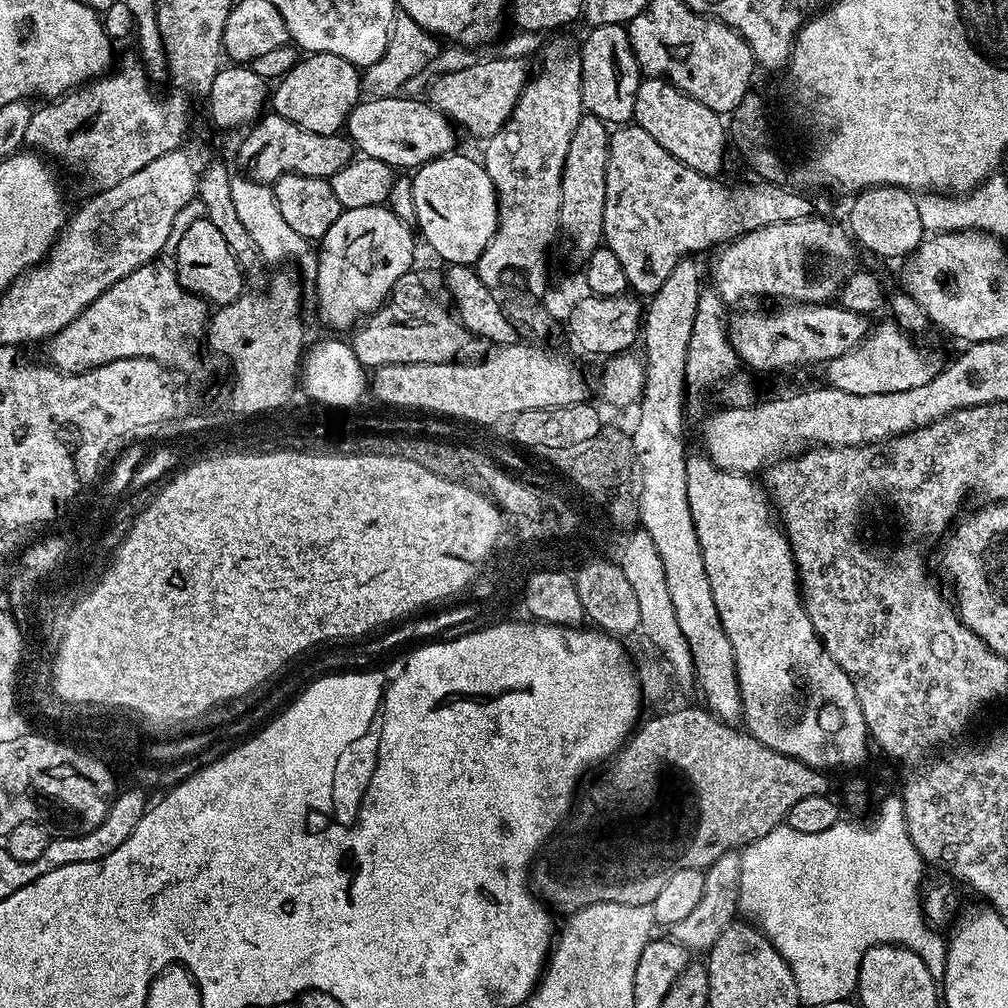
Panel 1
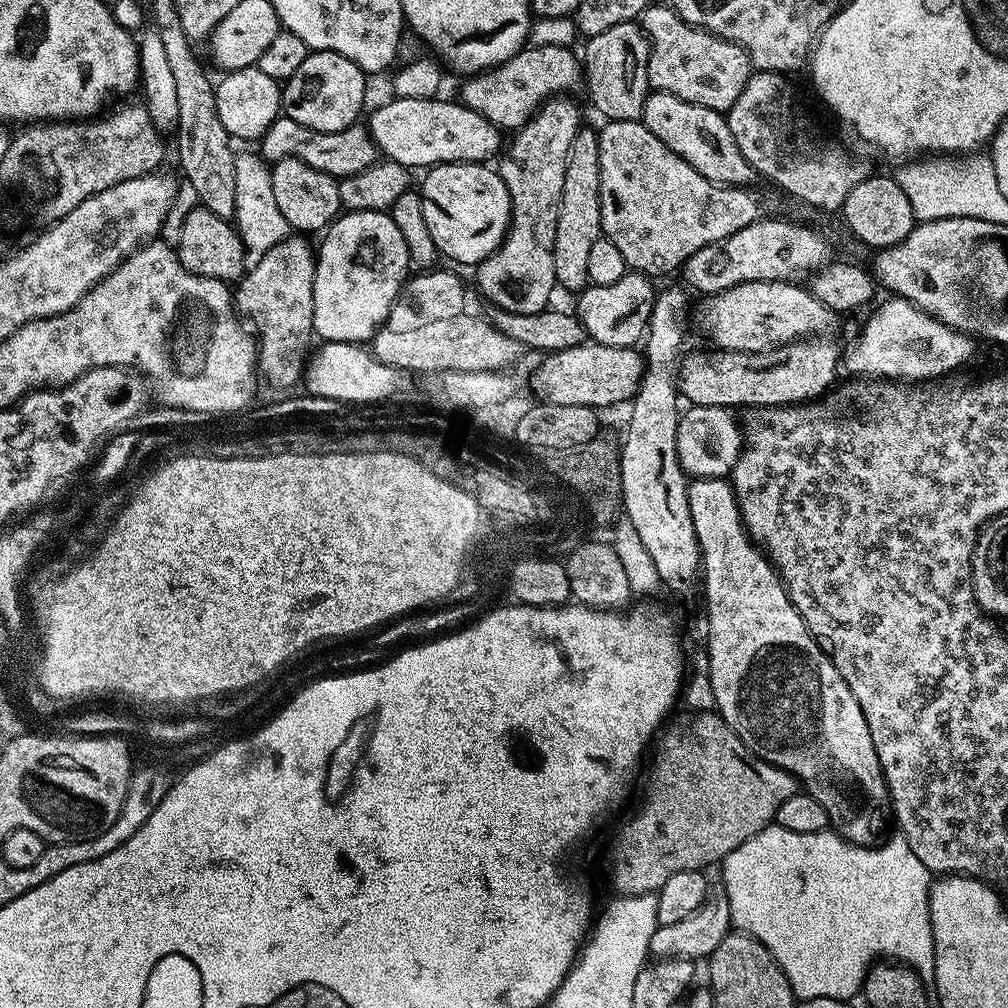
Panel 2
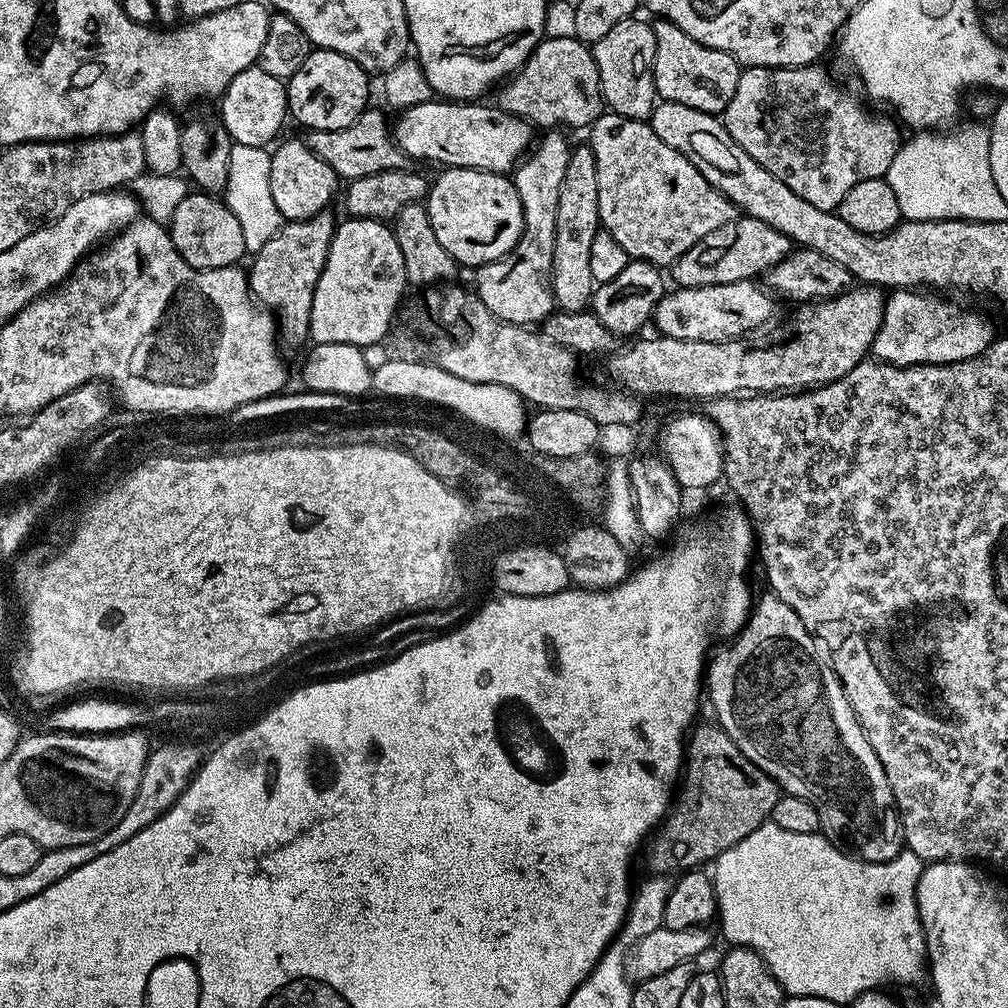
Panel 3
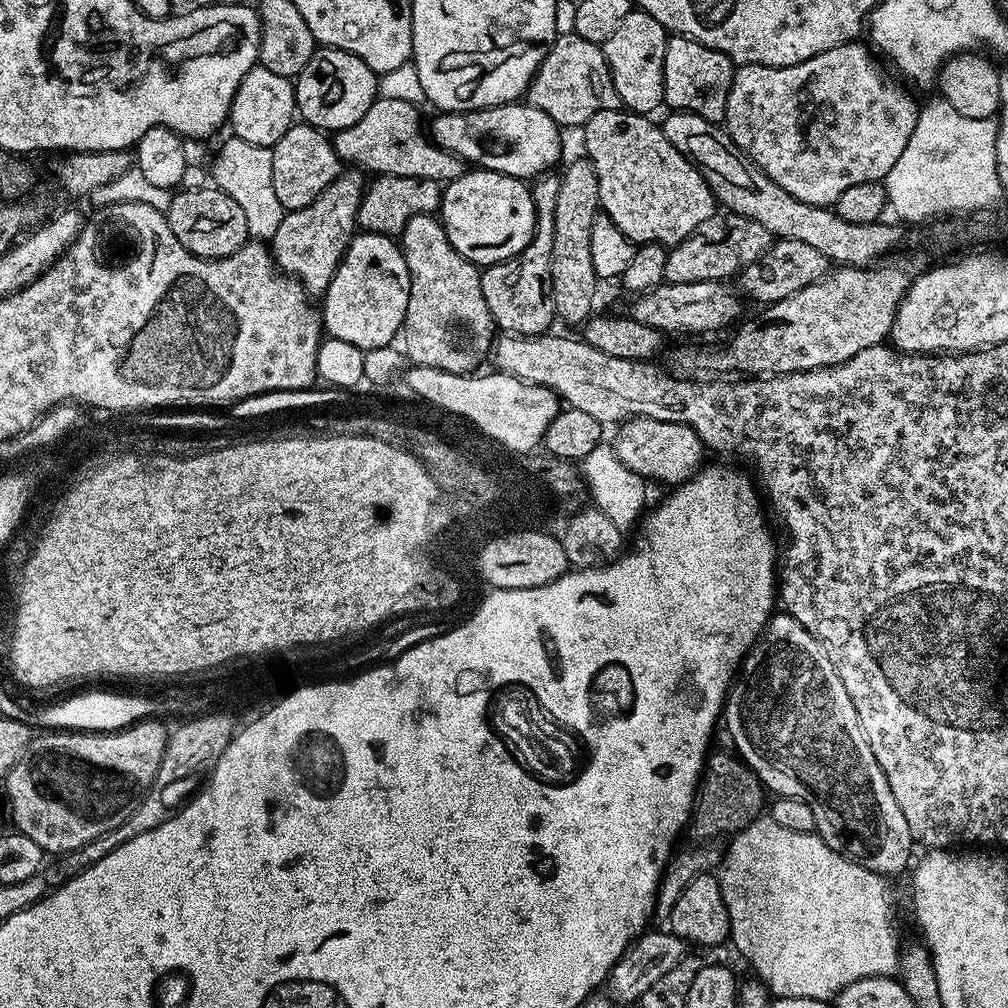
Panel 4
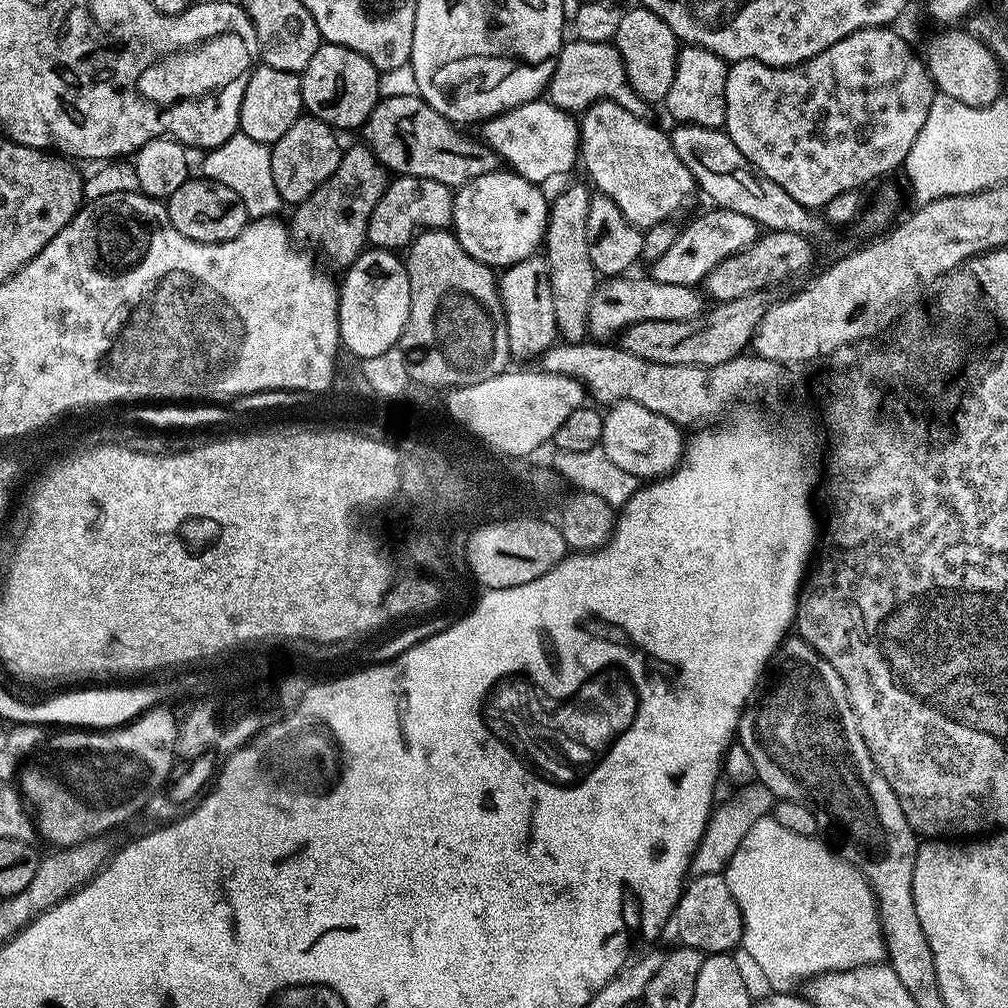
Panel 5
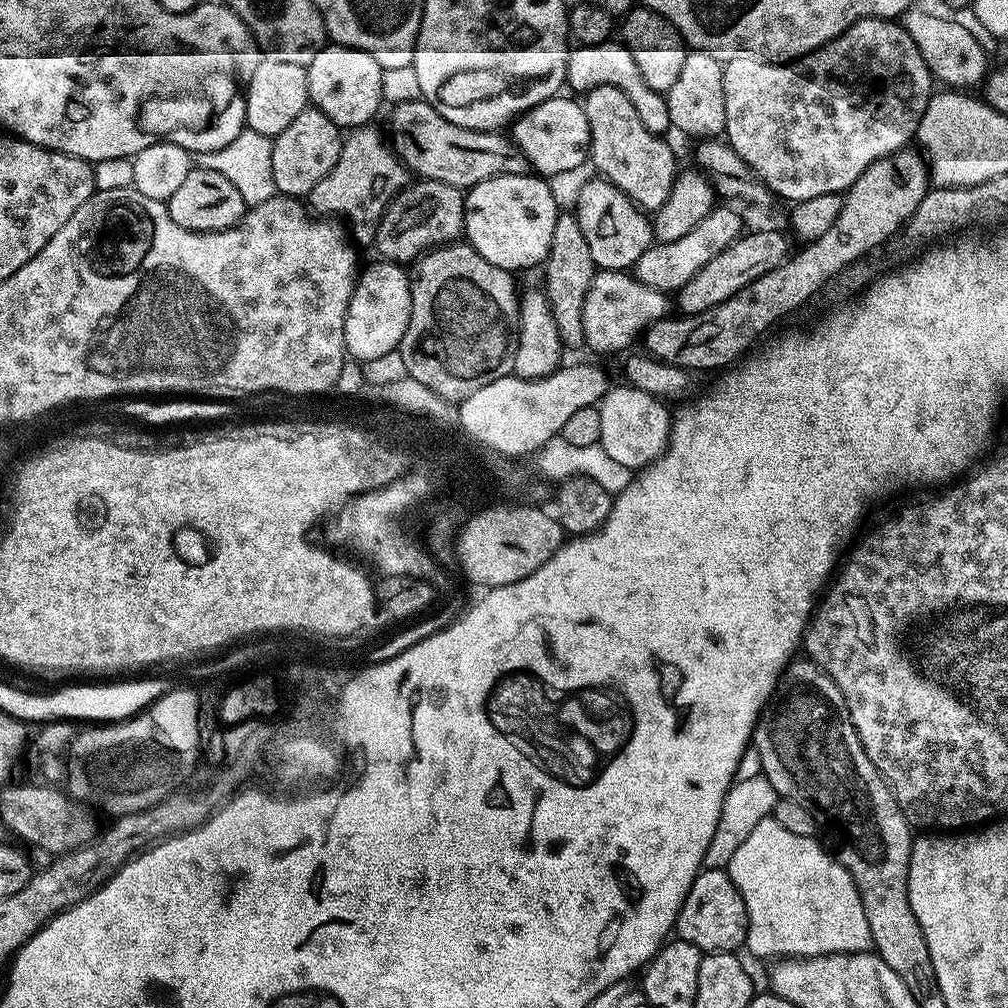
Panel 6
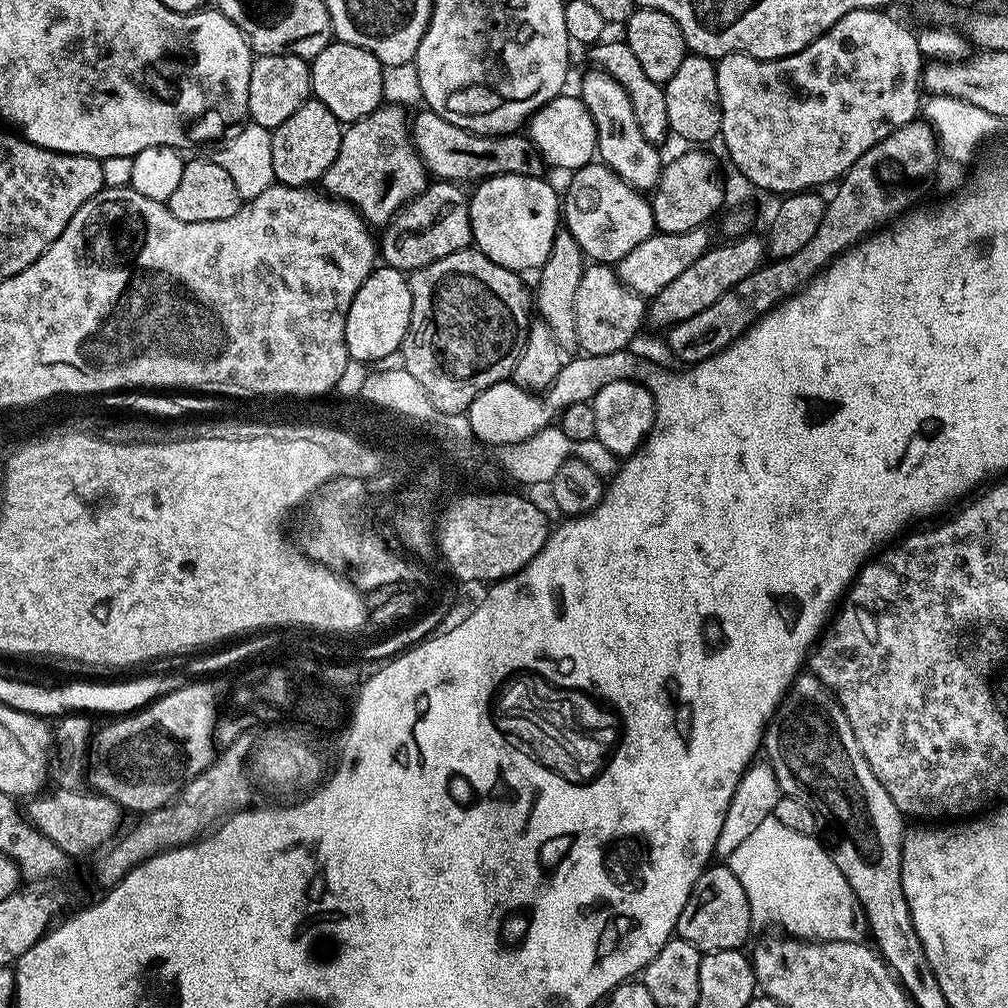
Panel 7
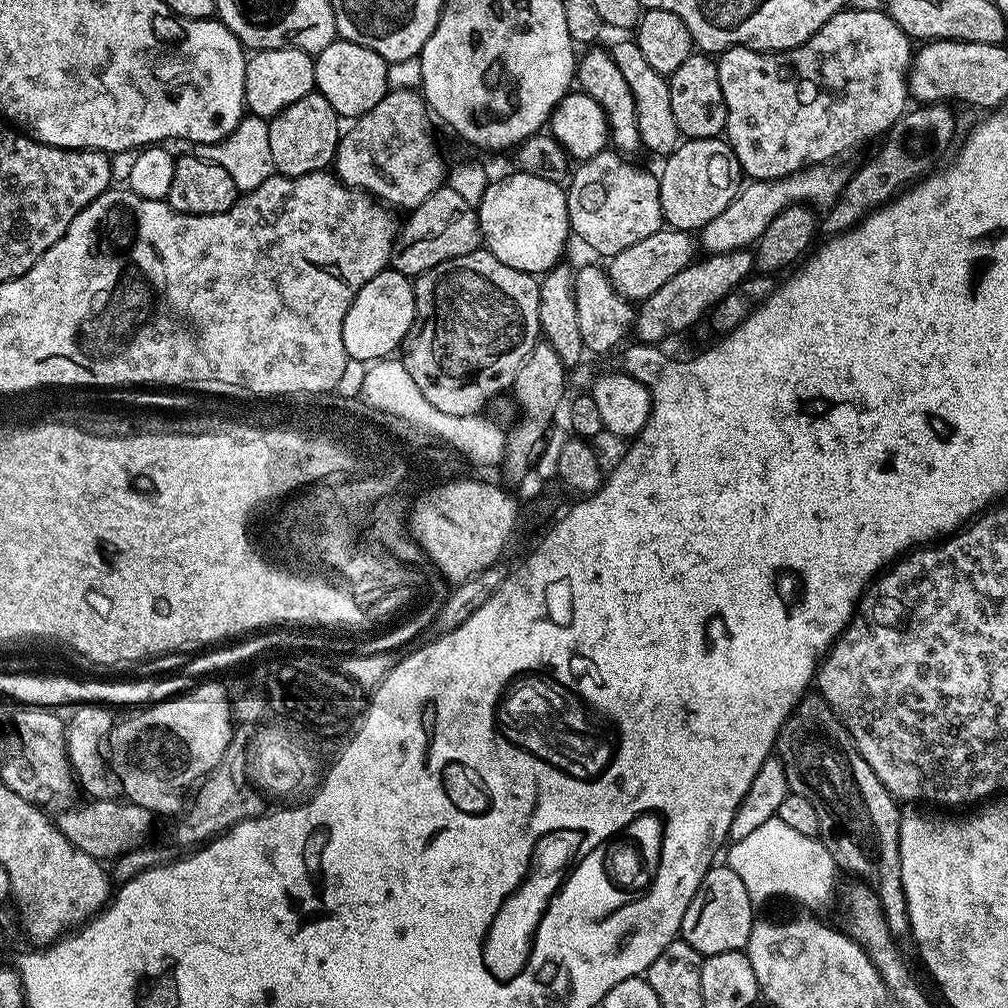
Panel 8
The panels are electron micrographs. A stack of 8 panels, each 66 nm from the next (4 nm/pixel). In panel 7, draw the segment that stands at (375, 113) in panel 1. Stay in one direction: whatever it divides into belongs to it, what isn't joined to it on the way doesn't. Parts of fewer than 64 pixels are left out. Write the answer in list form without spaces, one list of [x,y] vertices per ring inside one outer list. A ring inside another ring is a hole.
[[[561,94],[545,100],[527,117],[526,135],[531,140],[536,151],[549,165],[556,168],[575,170],[585,164],[593,163],[597,155],[596,127],[590,118],[590,110],[586,110],[579,95]]]

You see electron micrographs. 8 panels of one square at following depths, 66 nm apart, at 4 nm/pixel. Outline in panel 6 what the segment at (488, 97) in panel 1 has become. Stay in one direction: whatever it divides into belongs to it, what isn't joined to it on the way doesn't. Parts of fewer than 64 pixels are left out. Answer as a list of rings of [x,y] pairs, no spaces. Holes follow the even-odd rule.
[[[620,42],[612,43],[581,43],[576,46],[580,48],[574,49],[568,56],[569,82],[574,87],[580,88],[579,90],[586,90],[598,84],[609,84],[618,90],[622,90],[622,94],[626,94],[626,98],[630,98],[630,106],[634,106],[634,110],[640,119],[640,124],[646,126],[646,130],[657,134],[667,133],[670,128],[667,99],[650,86],[646,86],[642,74],[638,74],[638,66],[634,66],[634,58],[628,48],[624,47],[623,43]]]

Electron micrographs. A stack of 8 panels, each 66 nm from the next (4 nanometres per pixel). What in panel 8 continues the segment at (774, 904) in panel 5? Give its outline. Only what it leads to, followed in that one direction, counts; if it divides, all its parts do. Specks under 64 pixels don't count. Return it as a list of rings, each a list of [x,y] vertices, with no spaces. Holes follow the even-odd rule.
[[[780,819],[762,822],[762,826],[750,830],[750,834],[740,840],[732,840],[727,848],[727,867],[732,868],[738,878],[742,878],[746,894],[750,894],[753,902],[768,900],[771,896],[785,896],[804,908],[824,908],[835,896],[837,899],[838,865],[823,839],[800,834]]]

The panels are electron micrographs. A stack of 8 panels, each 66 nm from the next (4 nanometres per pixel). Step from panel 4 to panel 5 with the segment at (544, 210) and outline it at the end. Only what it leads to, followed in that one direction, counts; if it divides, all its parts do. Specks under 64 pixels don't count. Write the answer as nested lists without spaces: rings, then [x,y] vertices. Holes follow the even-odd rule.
[[[540,254],[527,256],[525,260],[519,260],[517,264],[510,264],[503,269],[498,276],[498,291],[500,303],[504,305],[504,321],[509,333],[515,334],[511,337],[510,348],[516,352],[539,353],[545,348],[551,348],[557,339],[558,333],[554,316],[554,305],[551,302],[550,284],[548,282],[548,270],[545,257]]]

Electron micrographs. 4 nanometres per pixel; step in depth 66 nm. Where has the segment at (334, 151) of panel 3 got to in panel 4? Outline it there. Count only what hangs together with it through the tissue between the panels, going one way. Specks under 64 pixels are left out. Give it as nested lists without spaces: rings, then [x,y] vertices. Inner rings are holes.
[[[379,97],[372,103],[370,110],[366,110],[366,114],[362,114],[362,118],[358,118],[358,122],[354,122],[354,126],[346,126],[331,137],[332,146],[341,162],[353,169],[363,170],[368,174],[430,178],[441,182],[457,180],[466,171],[465,161],[453,152],[448,152],[432,143],[426,135],[425,125],[424,128],[420,125],[420,110],[417,105],[404,102],[401,99]]]

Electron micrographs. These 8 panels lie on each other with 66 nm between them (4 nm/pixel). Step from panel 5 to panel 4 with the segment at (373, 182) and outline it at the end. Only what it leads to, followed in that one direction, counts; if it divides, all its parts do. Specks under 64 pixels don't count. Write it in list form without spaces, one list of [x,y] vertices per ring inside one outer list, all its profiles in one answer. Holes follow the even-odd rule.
[[[344,170],[341,171],[337,180],[330,182],[330,186],[326,186],[326,190],[322,190],[322,194],[318,194],[318,198],[314,198],[314,202],[310,202],[310,206],[302,206],[293,212],[285,211],[281,225],[270,239],[270,251],[277,269],[281,273],[299,280],[309,293],[322,294],[326,291],[328,283],[334,278],[334,274],[342,262],[345,250],[348,249],[348,241],[357,231],[356,215],[358,206],[364,197],[365,187],[366,176],[363,171]]]

